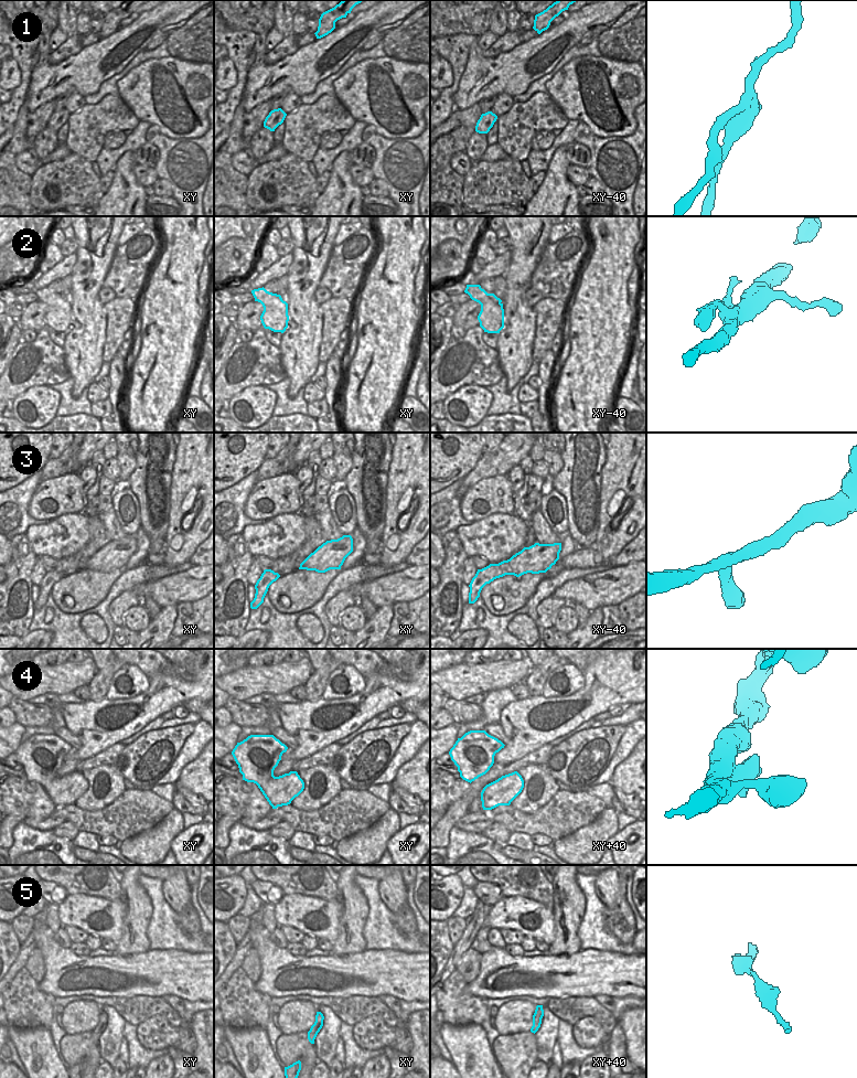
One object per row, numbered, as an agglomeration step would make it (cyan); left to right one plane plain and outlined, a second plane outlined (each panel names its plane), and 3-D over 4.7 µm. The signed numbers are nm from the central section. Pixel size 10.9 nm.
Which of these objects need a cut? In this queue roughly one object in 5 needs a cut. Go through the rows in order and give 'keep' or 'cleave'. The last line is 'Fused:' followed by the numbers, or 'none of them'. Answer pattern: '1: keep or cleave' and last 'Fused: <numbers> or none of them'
1: cleave
2: keep
3: keep
4: keep
5: keep
Fused: 1

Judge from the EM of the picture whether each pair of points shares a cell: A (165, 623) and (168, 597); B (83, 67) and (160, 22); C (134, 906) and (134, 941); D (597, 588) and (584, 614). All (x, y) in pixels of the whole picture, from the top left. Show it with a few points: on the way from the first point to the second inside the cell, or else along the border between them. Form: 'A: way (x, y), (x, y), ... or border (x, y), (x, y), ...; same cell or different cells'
A: border (175, 605), (162, 608); different cells
B: way (102, 59), (121, 40), (141, 29); same cell
C: way (134, 915), (134, 932); same cell
D: border (574, 604), (580, 604), (590, 611); different cells

